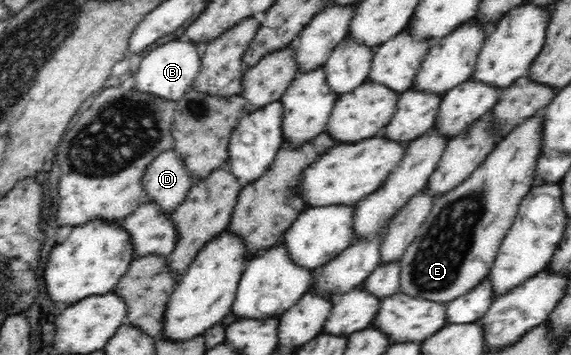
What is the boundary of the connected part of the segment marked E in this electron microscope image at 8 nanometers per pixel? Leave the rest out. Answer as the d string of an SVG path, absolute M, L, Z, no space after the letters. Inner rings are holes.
M541 112L519 122L465 181L434 199L417 237L401 256L401 291L447 304L488 277L519 204L535 185L537 163L543 155L543 131Z

